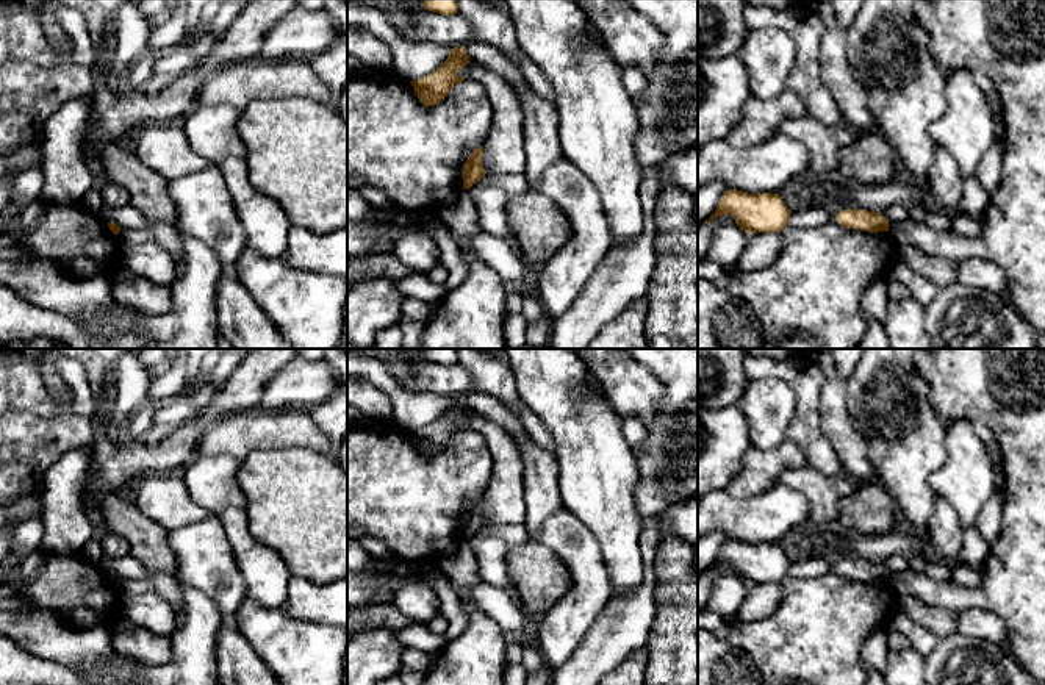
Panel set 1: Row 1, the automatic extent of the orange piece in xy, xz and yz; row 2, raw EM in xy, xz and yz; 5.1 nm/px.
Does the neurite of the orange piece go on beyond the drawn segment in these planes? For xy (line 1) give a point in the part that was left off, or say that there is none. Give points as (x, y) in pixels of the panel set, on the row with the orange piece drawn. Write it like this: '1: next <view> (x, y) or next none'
1: next none

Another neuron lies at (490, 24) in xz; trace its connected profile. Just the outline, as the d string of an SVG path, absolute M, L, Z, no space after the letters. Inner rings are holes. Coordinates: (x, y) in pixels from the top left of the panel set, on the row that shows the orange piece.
M457 0L458 14L468 22L472 42L497 48L519 69L519 44L507 5L482 0Z

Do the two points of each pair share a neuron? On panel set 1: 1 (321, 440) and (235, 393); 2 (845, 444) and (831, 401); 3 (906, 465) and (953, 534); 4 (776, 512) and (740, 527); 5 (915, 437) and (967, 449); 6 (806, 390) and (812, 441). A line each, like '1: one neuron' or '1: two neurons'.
1: two neurons
2: one neuron
3: two neurons
4: one neuron
5: two neurons
6: one neuron

